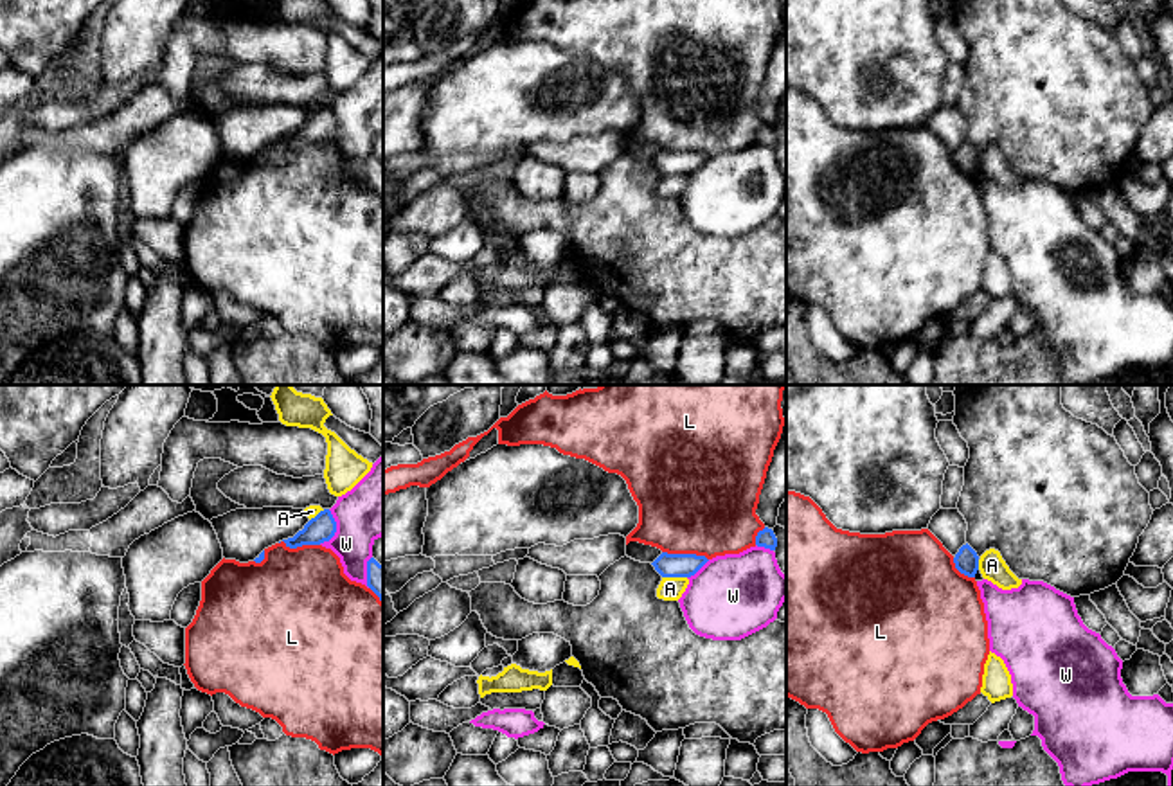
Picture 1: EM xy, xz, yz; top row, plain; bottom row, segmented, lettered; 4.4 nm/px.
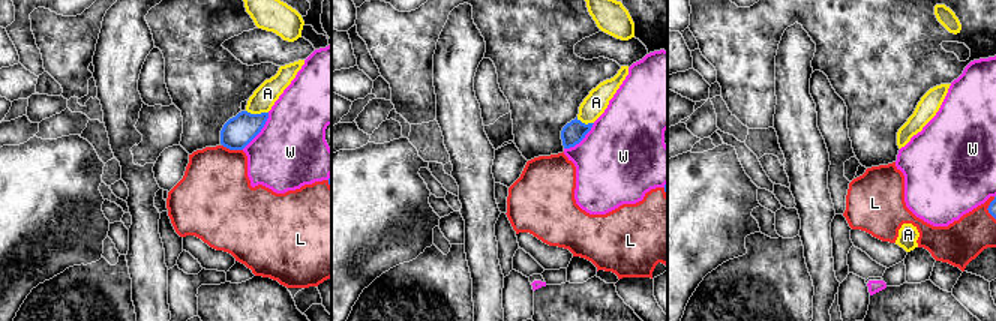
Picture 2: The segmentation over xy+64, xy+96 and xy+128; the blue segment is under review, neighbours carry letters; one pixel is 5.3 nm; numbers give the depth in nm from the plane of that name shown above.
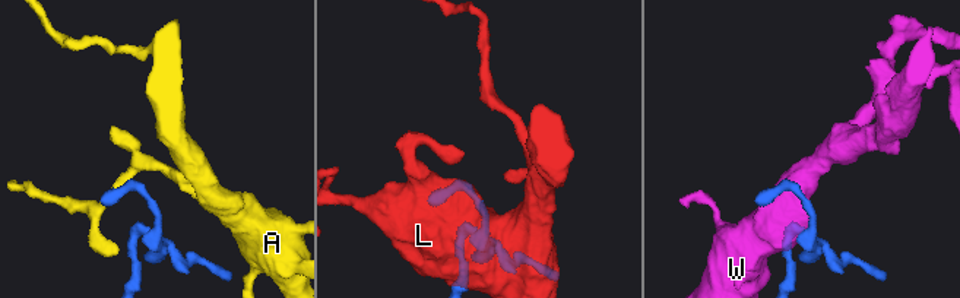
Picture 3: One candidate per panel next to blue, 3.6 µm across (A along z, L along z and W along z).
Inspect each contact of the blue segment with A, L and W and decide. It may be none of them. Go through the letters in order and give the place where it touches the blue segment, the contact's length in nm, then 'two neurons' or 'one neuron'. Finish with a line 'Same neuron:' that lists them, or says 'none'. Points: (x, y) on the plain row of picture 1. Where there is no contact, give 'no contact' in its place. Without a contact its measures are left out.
A: meets blue in xz at (675, 173); contact 110 nm long; two neurons
L: meets blue in xz at (686, 151); contact 220 nm long; two neurons
W: meets blue in xy at (335, 126); contact 170 nm long; two neurons
Same neuron: none

